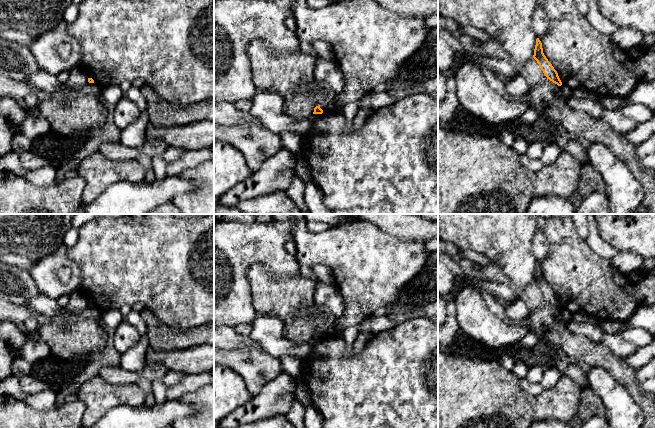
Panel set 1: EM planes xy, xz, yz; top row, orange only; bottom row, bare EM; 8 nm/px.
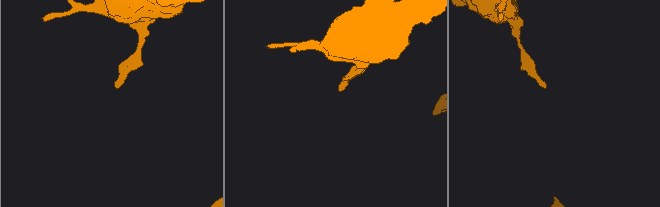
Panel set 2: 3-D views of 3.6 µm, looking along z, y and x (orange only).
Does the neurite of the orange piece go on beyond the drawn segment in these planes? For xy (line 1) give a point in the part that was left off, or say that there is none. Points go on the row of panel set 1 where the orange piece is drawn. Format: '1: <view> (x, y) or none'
1: none

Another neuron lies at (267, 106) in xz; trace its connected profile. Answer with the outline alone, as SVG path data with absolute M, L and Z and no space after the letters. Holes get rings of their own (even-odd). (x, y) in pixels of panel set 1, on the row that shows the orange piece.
M256 89L250 100L249 113L258 118L263 127L278 135L282 132L305 135L322 116L322 114L312 114L306 119L296 120L283 112L282 96L270 90Z

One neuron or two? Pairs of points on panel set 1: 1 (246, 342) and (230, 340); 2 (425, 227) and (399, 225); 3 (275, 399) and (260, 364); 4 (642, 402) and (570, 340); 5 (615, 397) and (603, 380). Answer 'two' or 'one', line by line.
1: one
2: one
3: two
4: one
5: one

